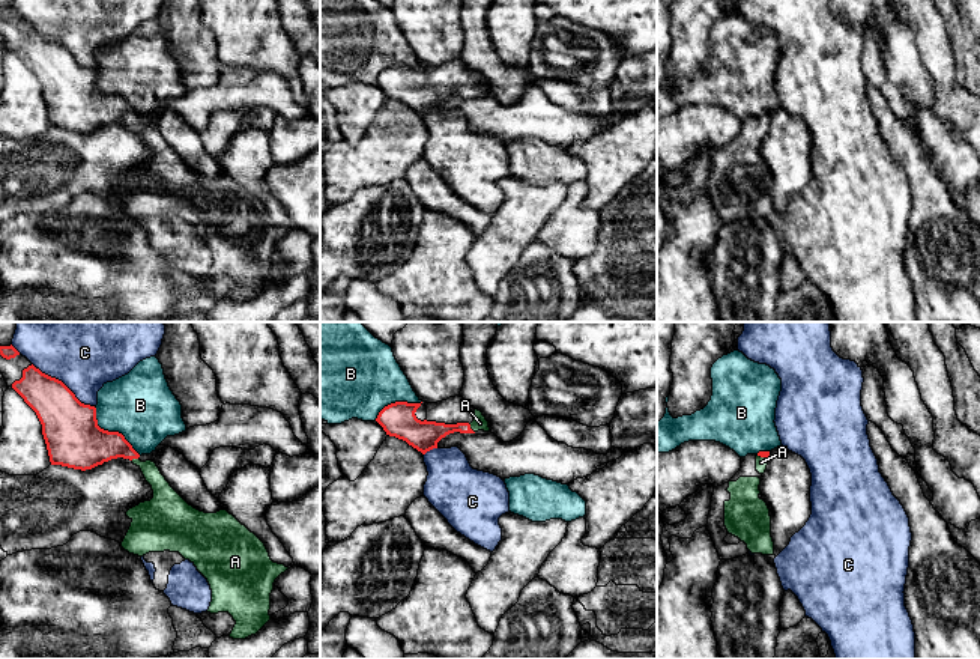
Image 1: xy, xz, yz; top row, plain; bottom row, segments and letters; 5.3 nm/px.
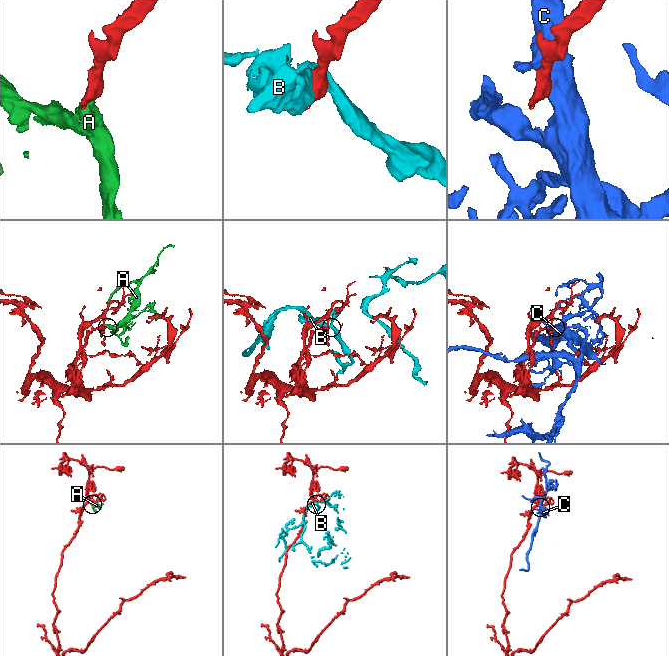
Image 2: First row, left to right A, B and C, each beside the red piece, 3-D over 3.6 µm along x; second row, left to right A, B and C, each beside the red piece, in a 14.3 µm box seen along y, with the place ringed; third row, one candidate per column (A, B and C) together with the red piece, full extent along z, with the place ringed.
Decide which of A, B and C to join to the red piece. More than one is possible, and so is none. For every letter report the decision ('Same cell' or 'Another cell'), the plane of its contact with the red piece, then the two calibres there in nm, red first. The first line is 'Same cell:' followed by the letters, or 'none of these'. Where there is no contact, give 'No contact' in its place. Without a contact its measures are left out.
Same cell: A
A: Same cell. Touches red in xz. Thickness 150 nm (red) against 80 nm
B: Another cell. Touches red in xy. Thickness 300 nm (red) against 360 nm
C: Another cell. Touches red in xy. Thickness 300 nm (red) against 300 nm

